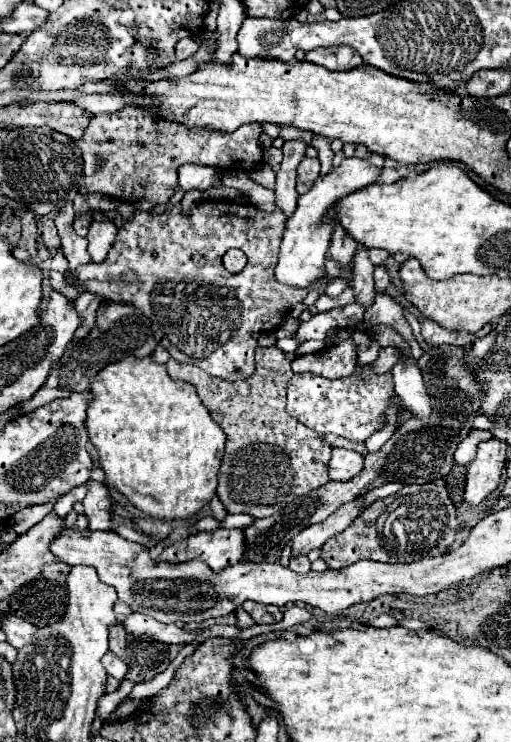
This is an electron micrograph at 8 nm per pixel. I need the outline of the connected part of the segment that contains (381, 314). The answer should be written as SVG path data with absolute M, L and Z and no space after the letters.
M376 291L376 311L366 313L366 319L372 321L372 323L392 325L392 327L410 343L410 347L412 347L412 357L414 357L414 359L418 359L418 357L424 353L424 351L420 349L418 341L414 339L408 321L404 319L400 305L398 305L386 291Z

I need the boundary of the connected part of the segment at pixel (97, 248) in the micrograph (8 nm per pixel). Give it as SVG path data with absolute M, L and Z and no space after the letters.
M92 221L90 225L90 231L88 231L88 253L92 257L94 263L100 263L104 261L106 253L110 251L110 247L114 245L114 239L116 239L116 225L110 223L110 221Z

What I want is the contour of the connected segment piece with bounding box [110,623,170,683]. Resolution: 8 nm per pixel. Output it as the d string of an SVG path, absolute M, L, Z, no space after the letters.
M120 623L110 625L110 651L128 665L126 679L134 683L152 679L170 663L168 645L160 641L144 641L140 637L132 637L132 633L128 633Z

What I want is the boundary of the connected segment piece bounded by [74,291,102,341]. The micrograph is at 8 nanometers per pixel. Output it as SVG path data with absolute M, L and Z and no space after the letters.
M88 291L83 292L79 298L75 300L75 308L81 318L80 328L74 333L74 339L76 339L76 341L84 339L84 337L90 333L90 329L92 329L92 325L94 325L94 321L96 321L96 311L98 311L100 301L102 301L102 299L100 299L98 295Z

